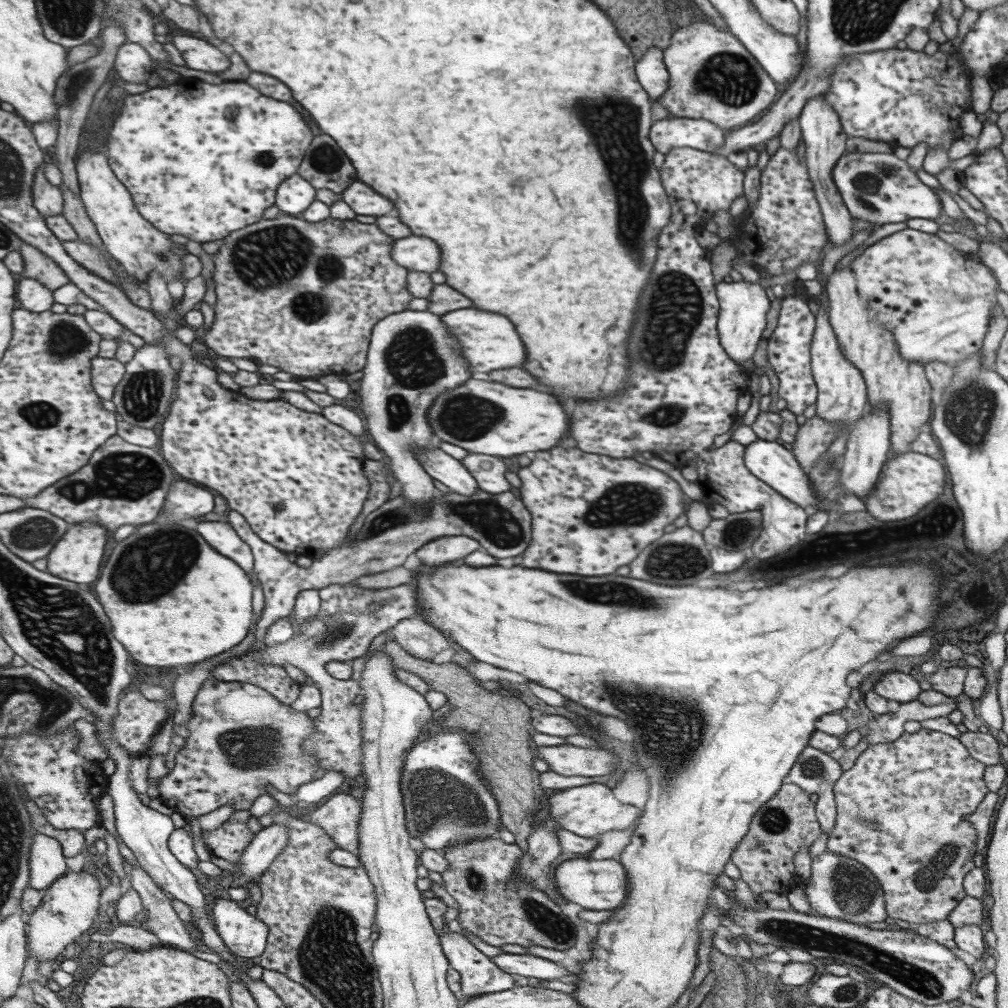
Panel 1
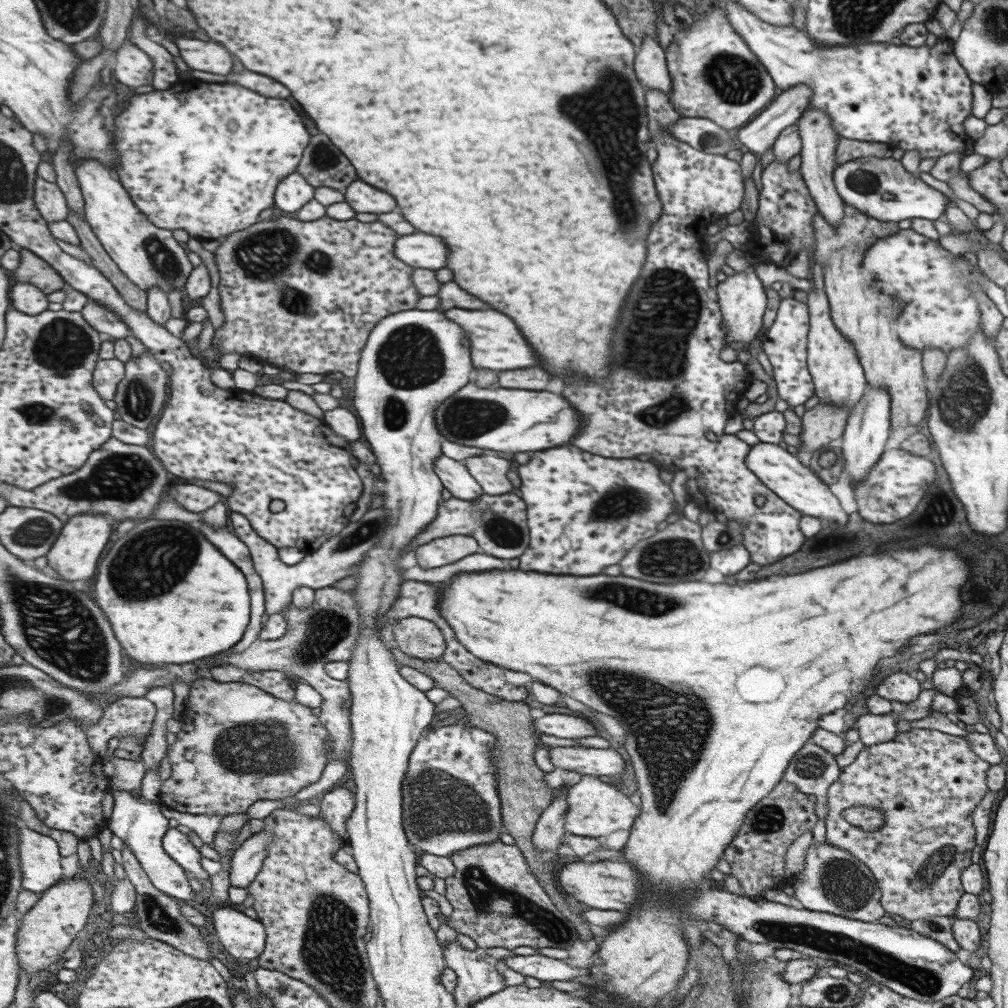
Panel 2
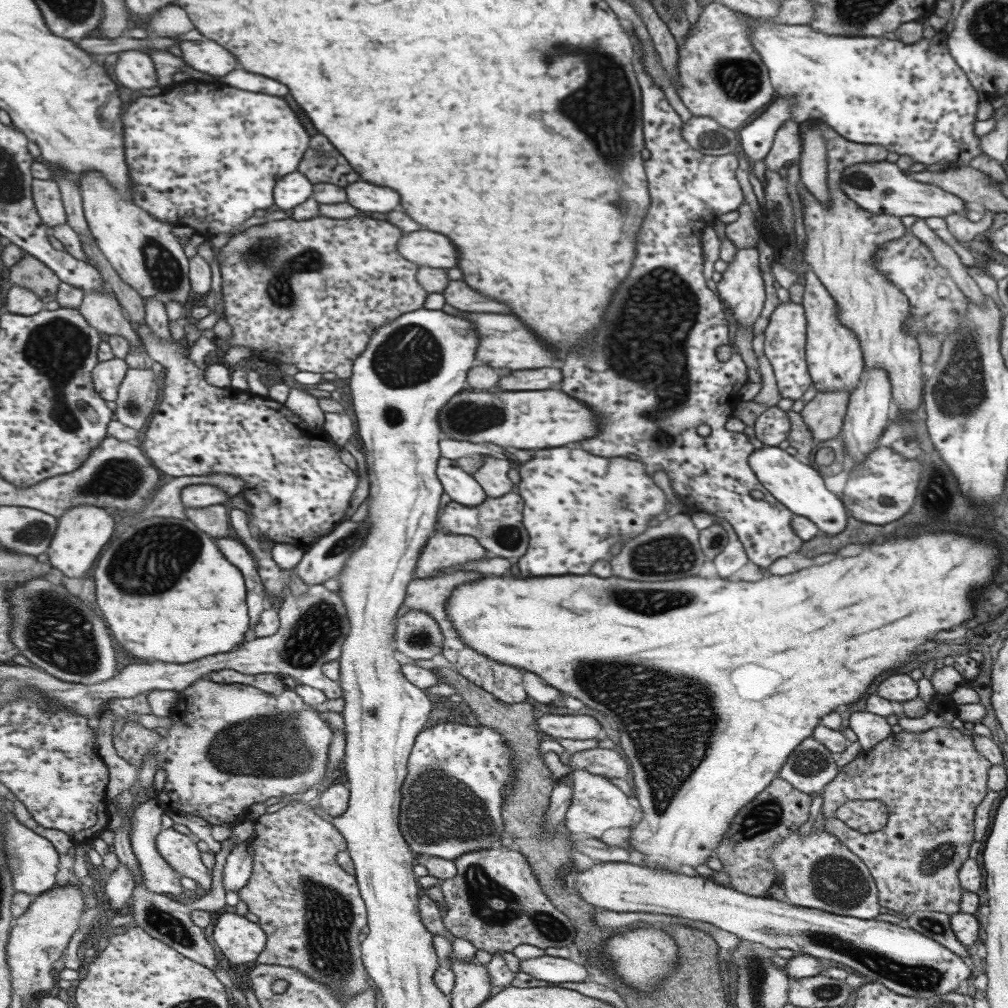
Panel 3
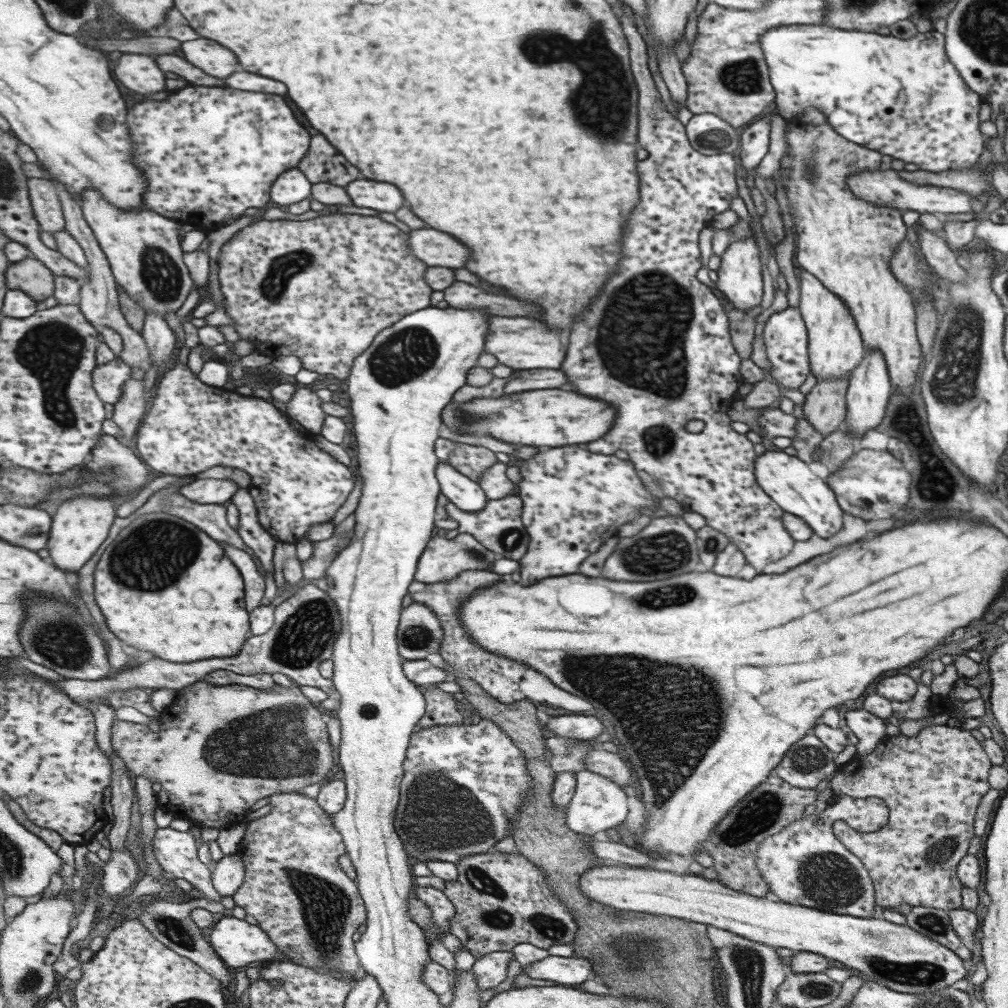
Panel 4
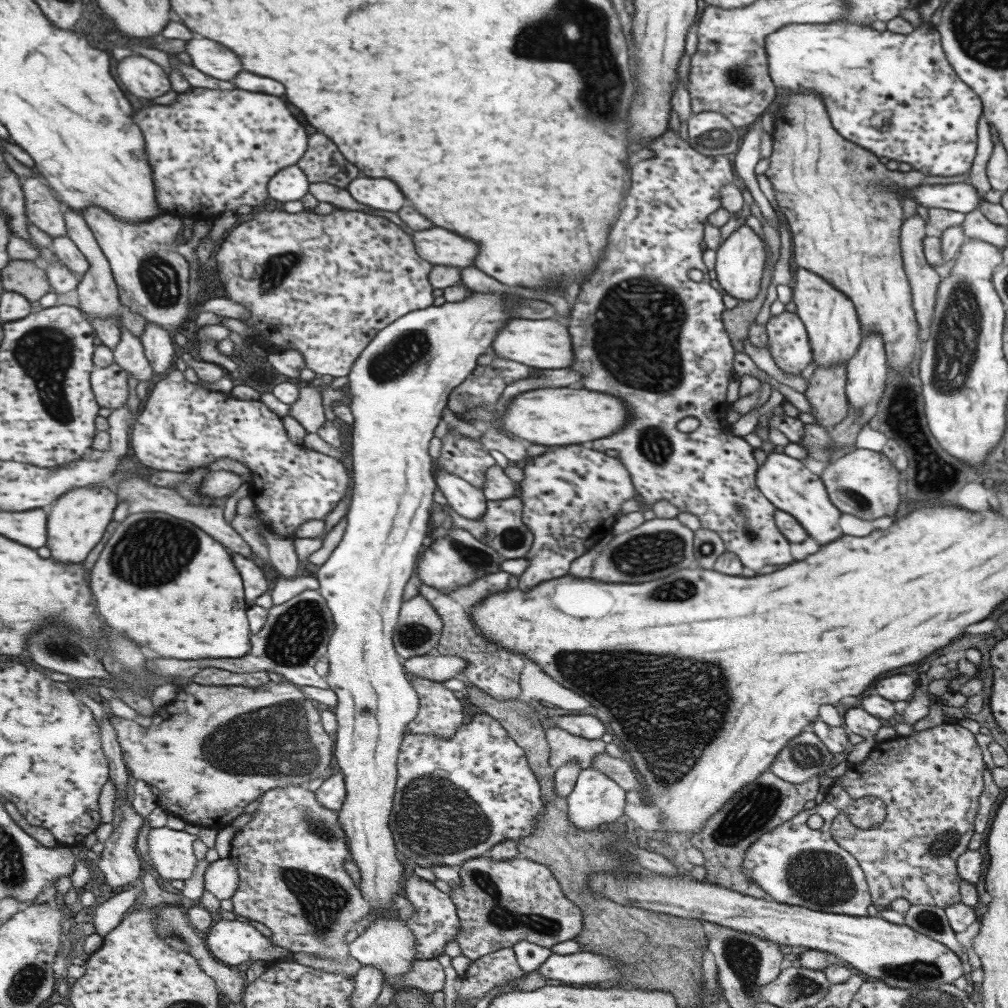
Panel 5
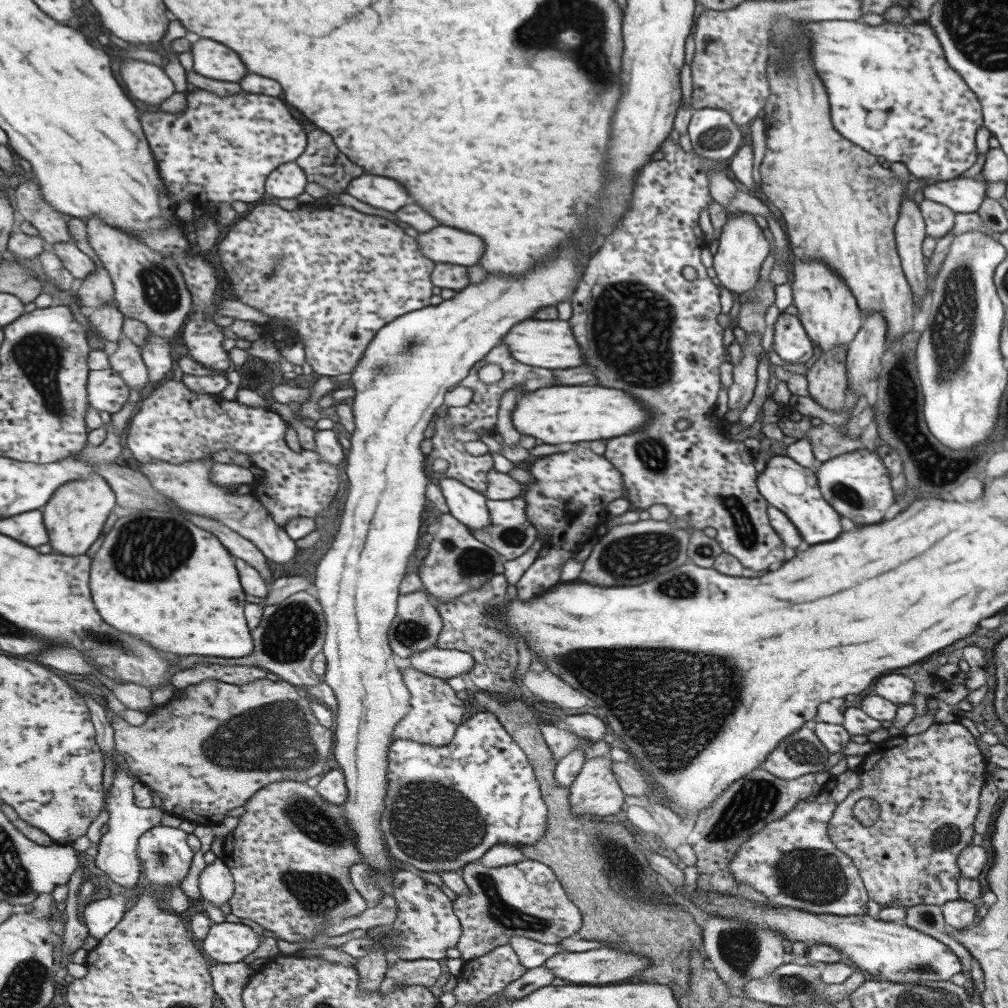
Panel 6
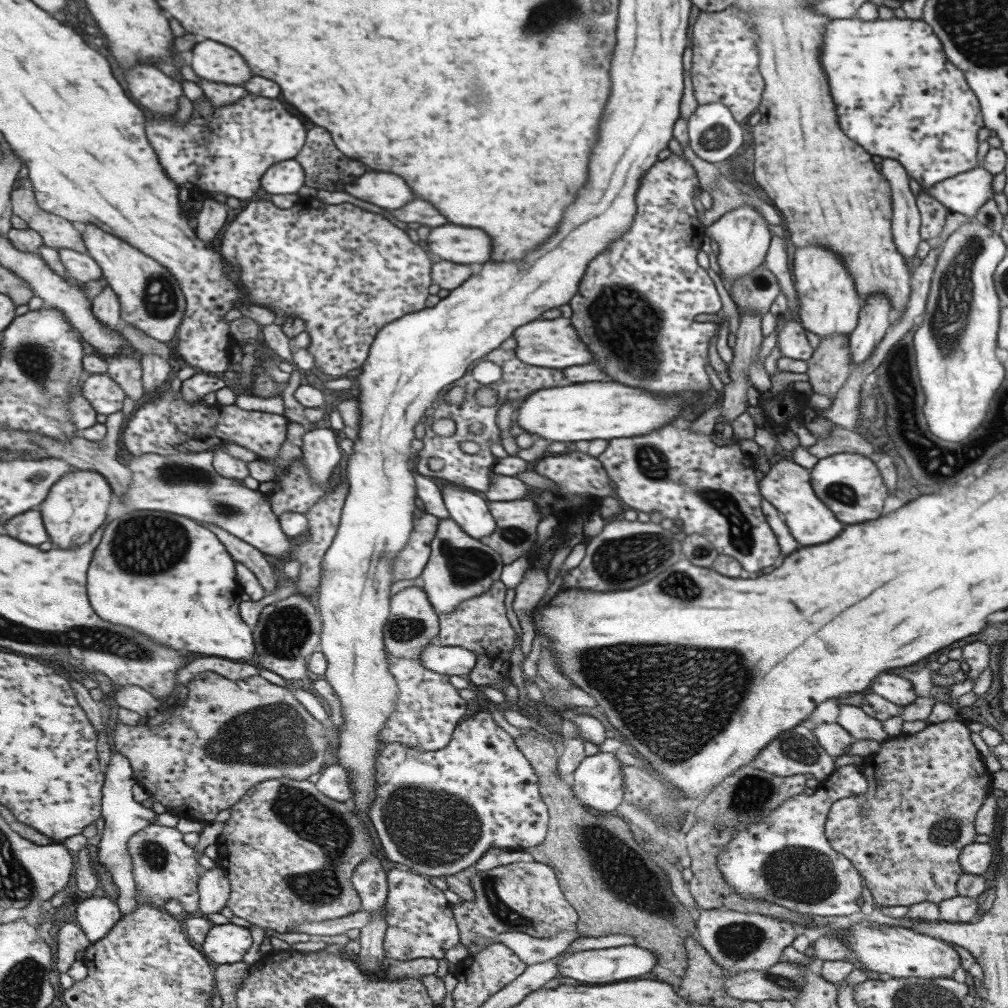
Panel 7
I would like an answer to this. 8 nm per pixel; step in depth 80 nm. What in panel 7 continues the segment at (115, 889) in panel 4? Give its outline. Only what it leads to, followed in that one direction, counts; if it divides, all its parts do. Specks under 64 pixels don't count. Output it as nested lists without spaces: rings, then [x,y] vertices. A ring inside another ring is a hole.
[[[120,752],[111,755],[106,771],[105,784],[103,787],[104,797],[102,804],[102,818],[105,820],[104,831],[101,833],[101,841],[98,847],[98,859],[100,864],[110,872],[113,883],[119,888],[119,897],[116,901],[125,915],[135,912],[140,905],[141,899],[136,880],[133,858],[129,854],[129,841],[134,834],[151,826],[157,820],[157,812],[151,808],[145,808],[134,797],[134,786],[137,784],[134,770],[130,760]]]

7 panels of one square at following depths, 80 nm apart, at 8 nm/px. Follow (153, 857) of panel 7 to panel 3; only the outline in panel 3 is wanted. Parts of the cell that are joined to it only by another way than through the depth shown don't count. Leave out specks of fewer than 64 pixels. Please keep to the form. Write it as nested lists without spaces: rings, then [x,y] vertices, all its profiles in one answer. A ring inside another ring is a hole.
[[[167,828],[161,831],[157,837],[157,848],[163,858],[178,870],[181,876],[197,880],[203,888],[211,890],[213,886],[213,872],[203,864],[201,850],[195,843],[195,838],[181,834],[175,828]]]

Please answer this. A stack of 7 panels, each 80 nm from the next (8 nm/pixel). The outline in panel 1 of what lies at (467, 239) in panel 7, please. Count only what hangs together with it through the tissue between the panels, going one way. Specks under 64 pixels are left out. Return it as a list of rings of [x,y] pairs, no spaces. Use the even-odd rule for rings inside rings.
[[[419,236],[395,240],[391,250],[391,258],[408,271],[425,273],[437,270],[441,262],[439,254],[435,242],[431,242],[429,238],[419,238]]]

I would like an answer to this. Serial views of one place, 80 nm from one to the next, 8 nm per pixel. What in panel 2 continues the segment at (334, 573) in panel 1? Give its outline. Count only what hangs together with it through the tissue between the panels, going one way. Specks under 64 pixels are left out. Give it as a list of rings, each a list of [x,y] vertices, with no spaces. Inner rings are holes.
[[[481,493],[476,500],[463,500],[457,497],[450,497],[440,502],[436,510],[436,517],[416,537],[408,550],[415,550],[418,546],[433,540],[449,535],[469,535],[476,539],[480,549],[489,556],[495,558],[517,558],[529,541],[528,526],[526,525],[525,503],[512,493],[490,495]],[[381,506],[378,509],[371,509],[359,521],[350,522],[338,536],[334,536],[334,538],[324,543],[319,550],[311,554],[306,553],[305,557],[294,565],[281,562],[277,547],[259,536],[244,514],[232,511],[230,513],[230,527],[249,546],[254,560],[254,567],[264,583],[266,622],[271,615],[284,614],[287,609],[291,608],[293,592],[297,589],[308,587],[317,590],[324,587],[333,587],[339,580],[353,577],[360,570],[359,564],[364,561],[366,552],[375,548],[376,544],[385,536],[386,510]]]

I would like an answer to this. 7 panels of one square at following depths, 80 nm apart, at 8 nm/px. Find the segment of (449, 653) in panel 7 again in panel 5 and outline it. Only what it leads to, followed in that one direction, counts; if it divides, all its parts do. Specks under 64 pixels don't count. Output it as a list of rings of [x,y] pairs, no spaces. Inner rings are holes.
[[[437,653],[415,656],[405,659],[404,667],[411,677],[427,678],[443,682],[459,677],[466,660],[457,656],[445,656]]]

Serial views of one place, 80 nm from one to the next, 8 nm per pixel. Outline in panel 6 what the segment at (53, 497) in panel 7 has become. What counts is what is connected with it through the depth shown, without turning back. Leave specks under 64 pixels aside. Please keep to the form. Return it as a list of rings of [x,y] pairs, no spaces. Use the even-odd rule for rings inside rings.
[[[97,473],[85,480],[74,480],[61,485],[43,508],[50,546],[59,554],[67,556],[85,554],[99,540],[109,520],[109,514],[117,504],[118,498],[109,481]]]

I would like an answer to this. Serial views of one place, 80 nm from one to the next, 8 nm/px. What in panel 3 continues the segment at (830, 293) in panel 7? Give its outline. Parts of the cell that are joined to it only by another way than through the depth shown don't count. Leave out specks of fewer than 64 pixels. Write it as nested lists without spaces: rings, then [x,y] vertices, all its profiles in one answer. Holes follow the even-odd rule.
[[[812,270],[805,272],[804,291],[800,305],[806,318],[806,339],[804,357],[808,376],[816,392],[844,389],[848,394],[860,382],[865,369],[855,331],[844,326],[837,317],[835,299],[828,293],[819,276]]]

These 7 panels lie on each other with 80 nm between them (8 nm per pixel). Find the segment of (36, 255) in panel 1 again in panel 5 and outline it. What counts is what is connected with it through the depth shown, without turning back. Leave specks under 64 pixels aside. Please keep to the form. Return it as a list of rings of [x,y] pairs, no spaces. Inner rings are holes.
[[[11,259],[3,269],[2,279],[6,291],[24,294],[31,302],[53,291],[47,271],[33,261]]]

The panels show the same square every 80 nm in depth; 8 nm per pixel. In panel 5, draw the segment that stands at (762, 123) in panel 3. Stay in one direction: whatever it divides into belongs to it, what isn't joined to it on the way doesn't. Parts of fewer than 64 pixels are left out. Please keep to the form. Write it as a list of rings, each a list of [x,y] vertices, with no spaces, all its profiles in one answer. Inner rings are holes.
[[[755,124],[754,127],[747,129],[745,138],[741,141],[741,150],[738,150],[737,154],[733,155],[733,166],[736,167],[738,180],[743,180],[748,189],[752,197],[751,201],[757,204],[762,216],[778,232],[775,212],[763,193],[759,191],[757,181],[755,180],[756,165],[760,162],[759,142],[761,142],[761,131],[759,124]]]

